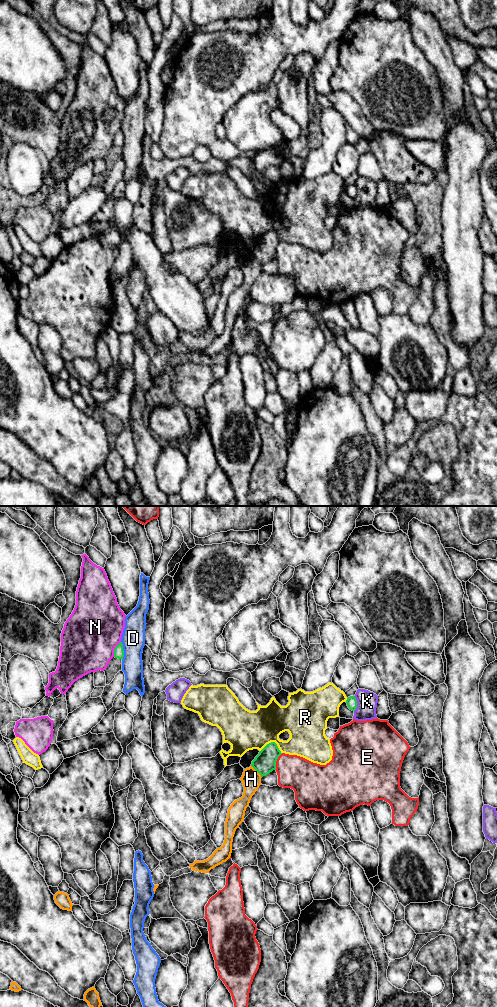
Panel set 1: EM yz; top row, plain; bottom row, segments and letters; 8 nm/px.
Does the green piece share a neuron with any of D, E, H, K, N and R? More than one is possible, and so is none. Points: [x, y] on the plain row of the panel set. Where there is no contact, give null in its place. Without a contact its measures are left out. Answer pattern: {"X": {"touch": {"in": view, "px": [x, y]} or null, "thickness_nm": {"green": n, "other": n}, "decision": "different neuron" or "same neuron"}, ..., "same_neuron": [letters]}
{"D": {"touch": {"in": "yz", "px": [123, 139]}, "thickness_nm": {"green": 80, "other": 190}, "decision": "different neuron"}, "E": {"touch": {"in": "yz", "px": [276, 248]}, "thickness_nm": {"green": 180, "other": 260}, "decision": "different neuron"}, "H": {"touch": {"in": "yz", "px": [256, 258]}, "thickness_nm": {"green": 180, "other": 160}, "decision": "different neuron"}, "K": {"touch": {"in": "yz", "px": [356, 192]}, "thickness_nm": {"green": 90, "other": 160}, "decision": "different neuron"}, "N": {"touch": {"in": "yz", "px": [114, 137]}, "thickness_nm": {"green": 80, "other": 440}, "decision": "different neuron"}, "R": {"touch": {"in": "yz", "px": [273, 230]}, "thickness_nm": {"green": 180, "other": 320}, "decision": "different neuron"}, "same_neuron": []}

